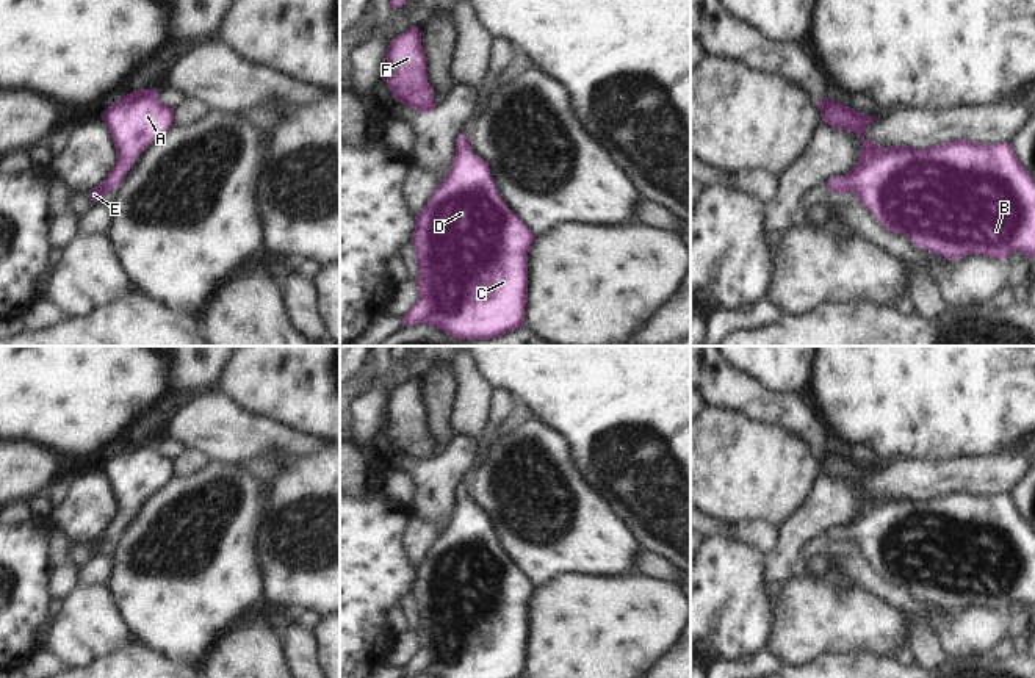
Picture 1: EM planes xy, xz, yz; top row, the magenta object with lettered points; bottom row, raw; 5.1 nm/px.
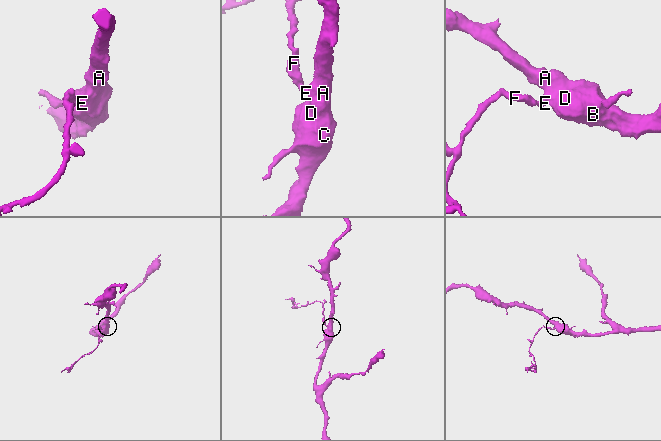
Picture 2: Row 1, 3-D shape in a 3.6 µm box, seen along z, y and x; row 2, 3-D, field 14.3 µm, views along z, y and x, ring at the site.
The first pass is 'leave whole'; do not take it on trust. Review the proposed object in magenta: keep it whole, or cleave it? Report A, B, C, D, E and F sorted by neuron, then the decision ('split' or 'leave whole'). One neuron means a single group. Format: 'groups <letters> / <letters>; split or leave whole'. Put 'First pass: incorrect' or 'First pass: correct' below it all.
groups A B C D E F; leave whole
First pass: correct

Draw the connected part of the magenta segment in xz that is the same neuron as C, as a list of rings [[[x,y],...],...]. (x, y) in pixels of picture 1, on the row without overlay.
[[[463,484],[456,489],[456,507],[445,529],[437,536],[427,554],[415,567],[412,595],[417,611],[417,651],[402,667],[402,678],[410,675],[429,675],[432,678],[521,678],[525,673],[525,658],[528,655],[528,603],[536,586],[499,548],[490,528],[489,514],[470,501],[470,493]]]

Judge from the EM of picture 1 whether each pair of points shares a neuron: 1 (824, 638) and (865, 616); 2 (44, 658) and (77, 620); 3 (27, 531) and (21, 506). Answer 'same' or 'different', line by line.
1: same
2: different
3: different

